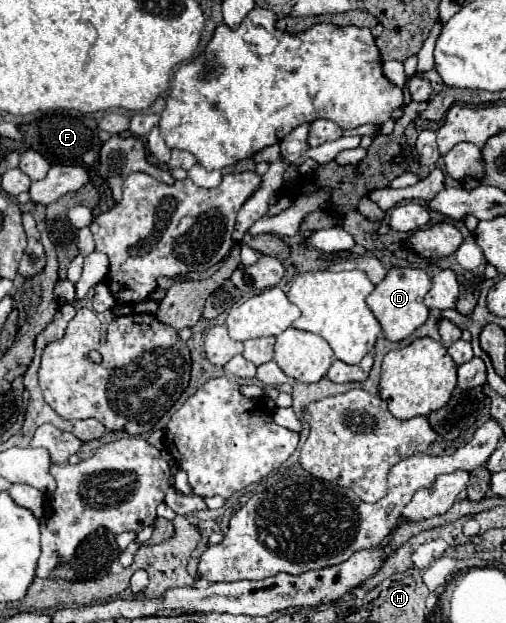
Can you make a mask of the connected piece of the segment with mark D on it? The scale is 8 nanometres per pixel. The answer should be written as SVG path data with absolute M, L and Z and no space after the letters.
M392 268L374 292L366 298L372 314L378 318L384 336L390 342L400 342L408 338L416 328L420 328L428 320L428 308L424 304L424 296L430 290L430 278L420 268Z

